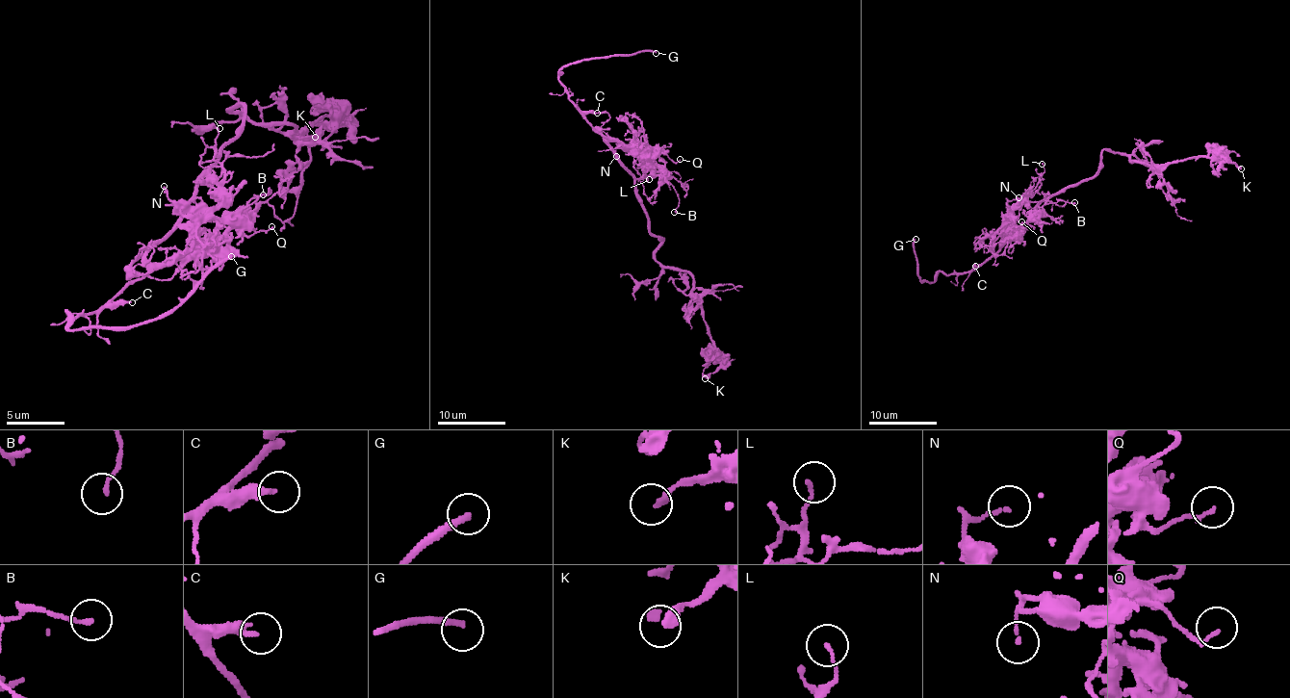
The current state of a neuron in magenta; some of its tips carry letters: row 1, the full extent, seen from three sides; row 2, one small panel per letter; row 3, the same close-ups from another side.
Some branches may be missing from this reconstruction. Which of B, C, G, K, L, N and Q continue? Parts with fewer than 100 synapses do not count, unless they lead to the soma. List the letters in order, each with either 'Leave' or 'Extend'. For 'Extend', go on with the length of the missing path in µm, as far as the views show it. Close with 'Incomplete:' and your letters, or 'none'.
B: Leave
C: Leave
G: Extend. Missing length about 20 µm
K: Leave
L: Leave
N: Leave
Q: Leave
Incomplete: G

